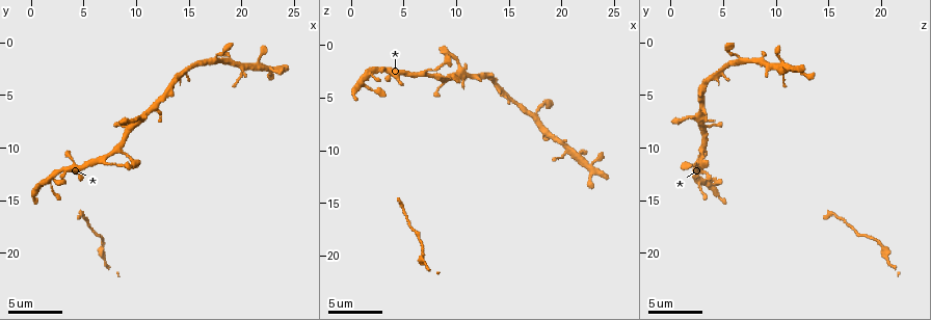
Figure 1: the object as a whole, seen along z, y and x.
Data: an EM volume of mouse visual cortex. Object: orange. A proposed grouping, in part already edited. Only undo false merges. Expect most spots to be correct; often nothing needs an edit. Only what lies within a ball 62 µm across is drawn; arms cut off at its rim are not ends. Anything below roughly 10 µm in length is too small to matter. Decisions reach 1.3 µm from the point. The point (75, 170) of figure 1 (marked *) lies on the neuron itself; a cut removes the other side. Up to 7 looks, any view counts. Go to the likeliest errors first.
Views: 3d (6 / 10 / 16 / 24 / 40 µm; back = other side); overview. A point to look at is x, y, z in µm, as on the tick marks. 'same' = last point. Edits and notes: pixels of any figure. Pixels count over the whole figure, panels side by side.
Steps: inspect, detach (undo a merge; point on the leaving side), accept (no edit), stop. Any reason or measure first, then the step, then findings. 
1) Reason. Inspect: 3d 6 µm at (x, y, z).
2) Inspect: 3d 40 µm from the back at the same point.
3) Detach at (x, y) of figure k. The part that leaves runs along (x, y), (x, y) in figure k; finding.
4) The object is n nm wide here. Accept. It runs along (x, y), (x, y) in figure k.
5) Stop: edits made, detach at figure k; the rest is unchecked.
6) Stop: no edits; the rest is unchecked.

Sudden change in width. Inspect: 3d 10 µm at (10.2, 7.0, 3.0).

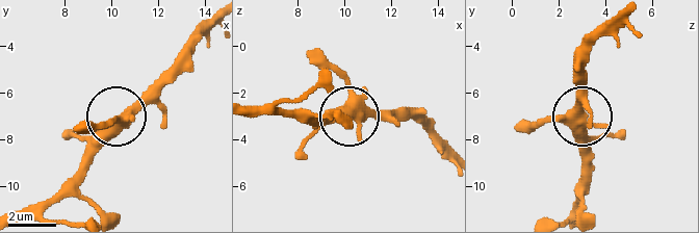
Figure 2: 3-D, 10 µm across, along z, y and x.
5 arms meet here. Accept. All the same neuron.

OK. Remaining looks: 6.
Thick turns thin. Inspect: 3d 6 µm at (0.6, 14.4, 4.2).

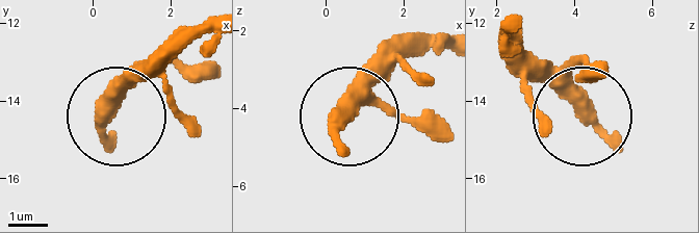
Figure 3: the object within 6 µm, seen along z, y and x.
Inspect: 3d 6 µm from the back at (0.45, 14.35, 4.30).

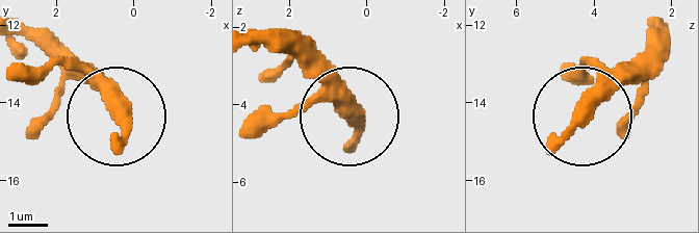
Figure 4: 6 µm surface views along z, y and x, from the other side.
Accept. It runs along (654, 31), (589, 118) in figure 4; one neuron here.

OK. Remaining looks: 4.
Calibre changes. Inspect: 3d 16 µm at (16.0, 1.8, 5.8).

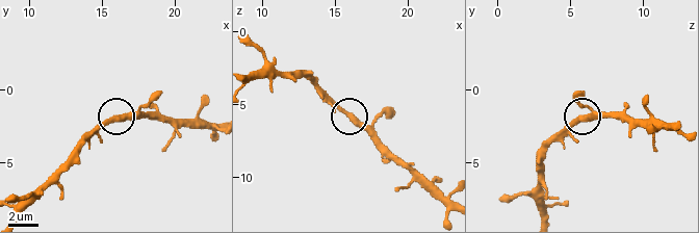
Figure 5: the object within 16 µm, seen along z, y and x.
The object is 370 nm wide here. Accept. It runs along (19, 207), (94, 133), (120, 118), (152, 118) in figure 5; one neuron here.

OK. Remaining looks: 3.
Narrows sharply. Inspect: 3d 10 µm at (4.6, 16.8, 14.8).

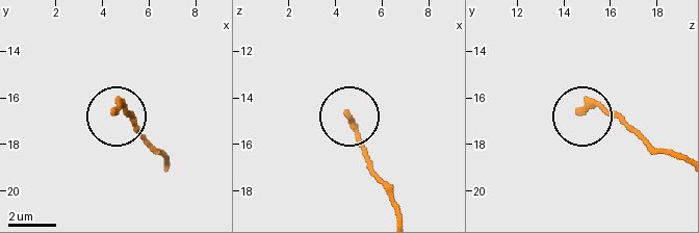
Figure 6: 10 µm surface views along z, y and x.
Accept. All the same neuron.

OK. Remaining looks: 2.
Stop: no edits; the rest is unchecked.

